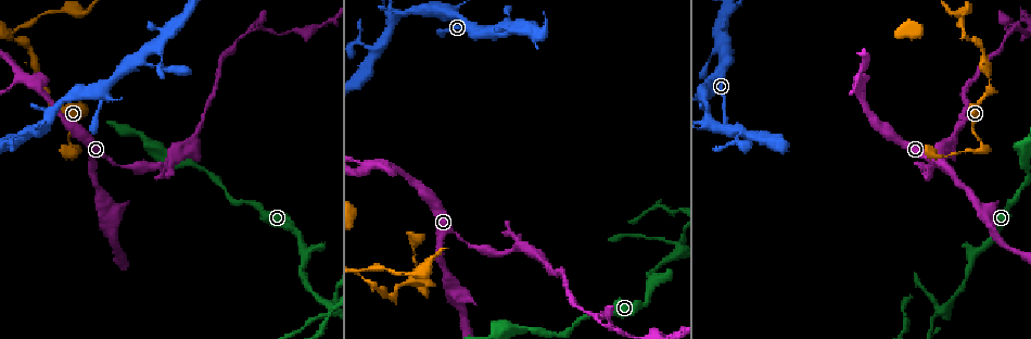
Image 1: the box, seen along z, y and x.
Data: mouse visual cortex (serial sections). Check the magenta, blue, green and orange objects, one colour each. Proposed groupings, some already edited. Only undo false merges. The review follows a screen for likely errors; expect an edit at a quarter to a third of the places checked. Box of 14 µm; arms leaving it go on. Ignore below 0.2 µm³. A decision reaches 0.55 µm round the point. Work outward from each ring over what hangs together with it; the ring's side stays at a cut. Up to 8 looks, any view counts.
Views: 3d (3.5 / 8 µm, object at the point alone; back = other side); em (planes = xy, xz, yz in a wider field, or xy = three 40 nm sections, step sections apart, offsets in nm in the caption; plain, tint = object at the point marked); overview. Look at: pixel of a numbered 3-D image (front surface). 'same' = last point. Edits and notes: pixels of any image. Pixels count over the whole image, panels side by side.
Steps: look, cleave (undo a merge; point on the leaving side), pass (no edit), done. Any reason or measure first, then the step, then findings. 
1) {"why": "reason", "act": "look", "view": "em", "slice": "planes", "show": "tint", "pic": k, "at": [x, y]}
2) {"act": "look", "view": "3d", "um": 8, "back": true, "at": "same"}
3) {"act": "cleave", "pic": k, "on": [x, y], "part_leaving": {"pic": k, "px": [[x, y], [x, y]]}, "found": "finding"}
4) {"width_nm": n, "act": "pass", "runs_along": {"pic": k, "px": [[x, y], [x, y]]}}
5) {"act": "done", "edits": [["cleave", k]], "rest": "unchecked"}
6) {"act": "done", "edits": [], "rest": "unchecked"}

{"why": "narrows sharply", "act": "look", "view": "3d", "um": 3.5, "pic": 1, "at": [166, 162]}

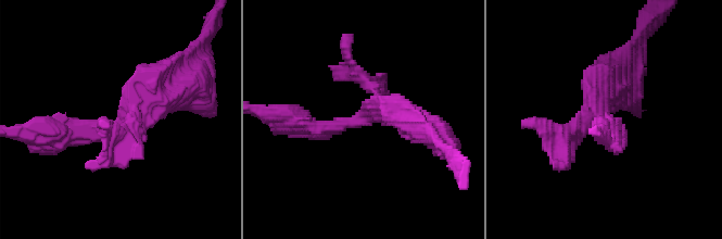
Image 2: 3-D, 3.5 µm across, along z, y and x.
{"act": "look", "view": "em", "slice": "planes", "show": "tint", "pic": 2, "at": [351, 122]}

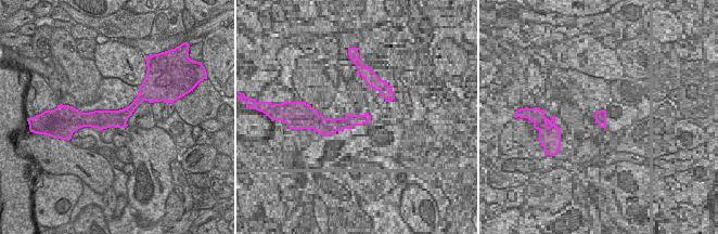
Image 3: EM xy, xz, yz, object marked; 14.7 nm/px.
{"act": "cleave", "pic": 2, "on": [580, 129], "part_leaving": {"pic": 2, "px": [[103, 130], [163, 93], [179, 71]]}, "found": "two cells meet here"}

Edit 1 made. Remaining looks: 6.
{"why": "thick turns thin", "act": "look", "view": "3d", "um": 3.5, "pic": 1, "at": [591, 316]}

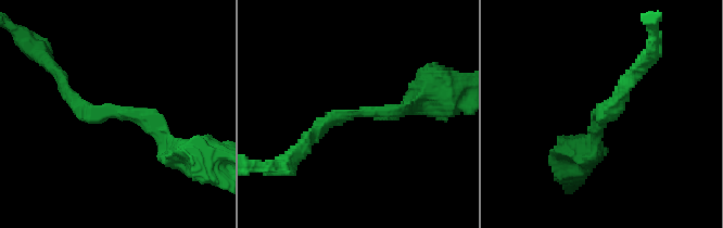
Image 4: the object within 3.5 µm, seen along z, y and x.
{"arm_widths_nm": [200, 200], "why": "need the tissue", "act": "look", "view": "em", "slice": "xy", "step": 3, "show": "tint", "pic": 4, "at": [356, 115]}

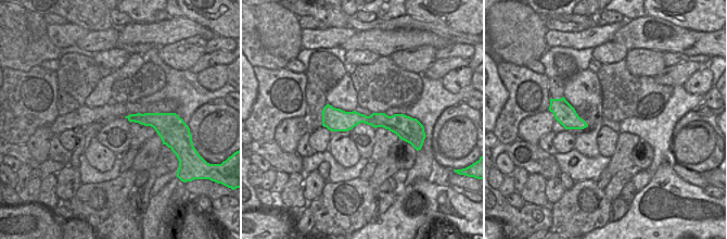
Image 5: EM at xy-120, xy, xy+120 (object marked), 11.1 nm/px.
{"act": "pass", "runs_along": {"pic": 4, "px": [[176, 151], [136, 115], [86, 115], [62, 81]]}, "found": "all the same cell"}

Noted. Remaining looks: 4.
{"why": "a fork", "act": "look", "view": "3d", "um": 3.5, "pic": 1, "at": [965, 37]}

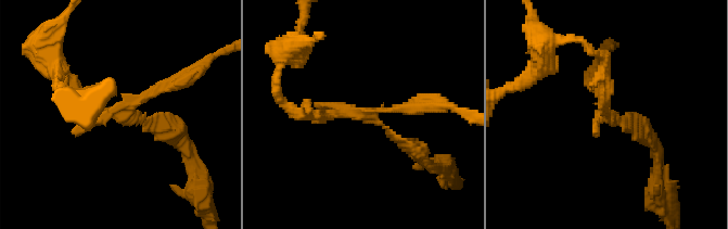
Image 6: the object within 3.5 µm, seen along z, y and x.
{"arms": 3, "arm_widths_nm": [150, 200, 200], "why": "need the tissue", "act": "look", "view": "em", "slice": "xy", "step": 2, "show": "tint", "pic": 6, "at": [136, 112]}

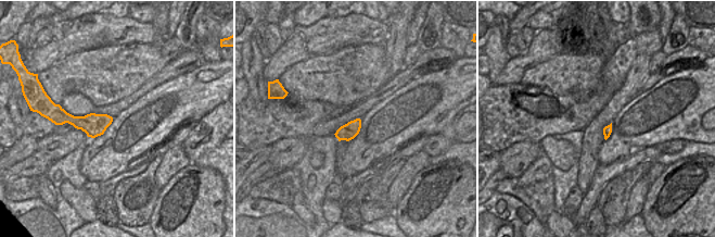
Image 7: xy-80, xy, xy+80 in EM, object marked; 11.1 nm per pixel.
{"act": "cleave", "pic": 6, "on": [168, 86], "part_leaving": {"pic": 6, "px": [[137, 103], [224, 50]]}, "found": "a second cell is stuck on"}

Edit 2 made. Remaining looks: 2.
{"act": "done", "edits": [["cleave", 2], ["cleave", 6]], "rest": "unchecked"}

